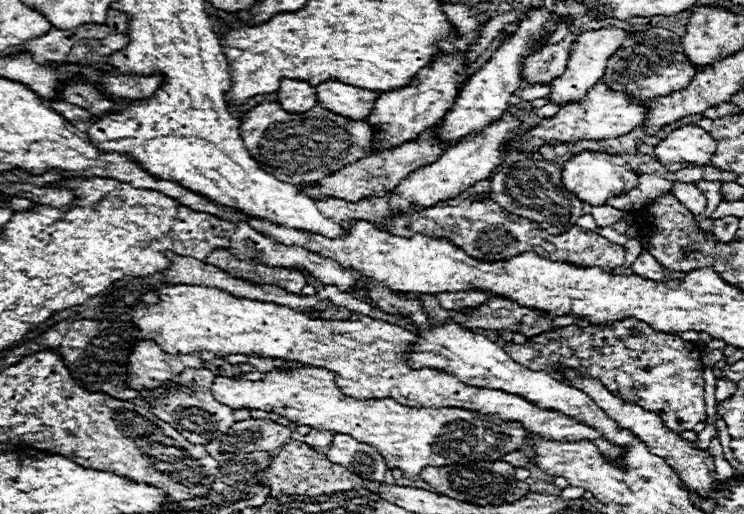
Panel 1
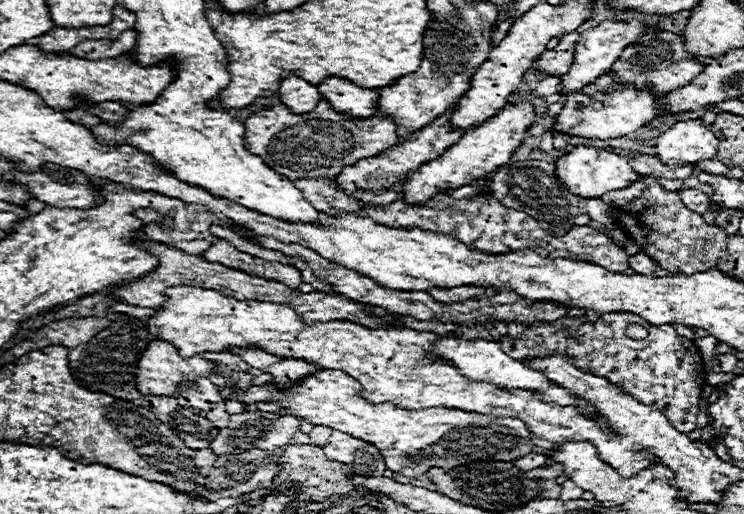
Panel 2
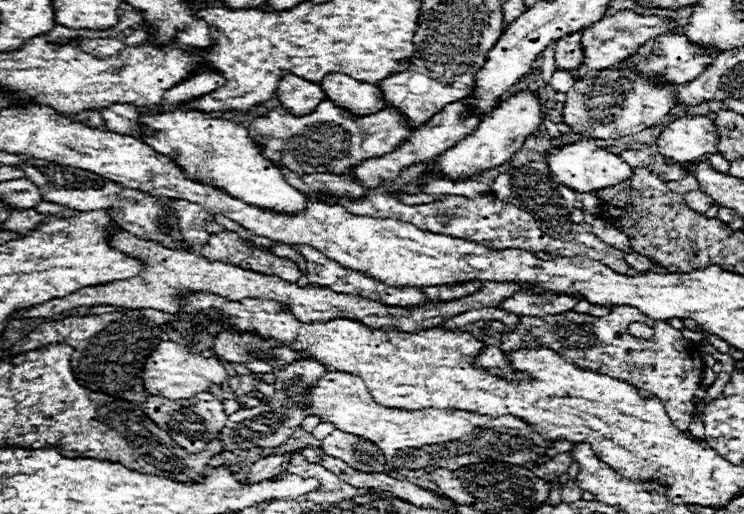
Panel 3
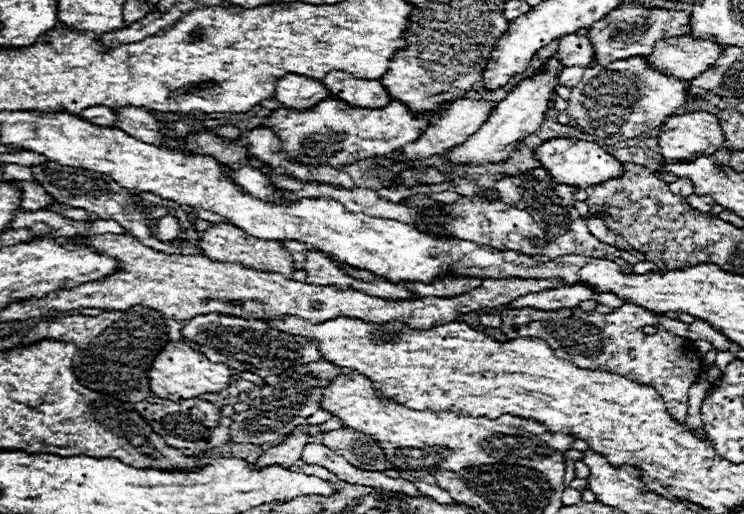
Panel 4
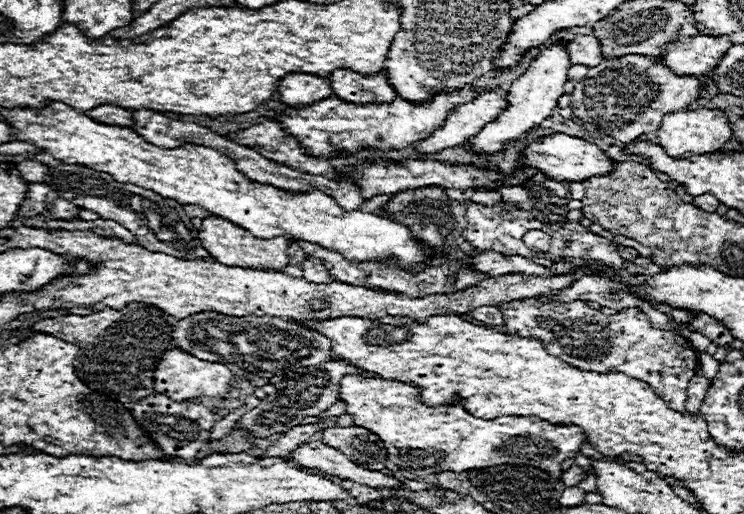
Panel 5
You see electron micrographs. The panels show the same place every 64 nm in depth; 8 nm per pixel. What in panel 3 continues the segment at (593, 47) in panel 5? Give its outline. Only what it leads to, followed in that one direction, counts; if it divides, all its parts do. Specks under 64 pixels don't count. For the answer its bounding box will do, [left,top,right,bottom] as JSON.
[556,34,584,70]

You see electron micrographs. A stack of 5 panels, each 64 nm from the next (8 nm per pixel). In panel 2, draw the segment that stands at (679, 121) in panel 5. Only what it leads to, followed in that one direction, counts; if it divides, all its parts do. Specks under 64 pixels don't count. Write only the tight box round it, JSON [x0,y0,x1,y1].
[656,120,718,164]

